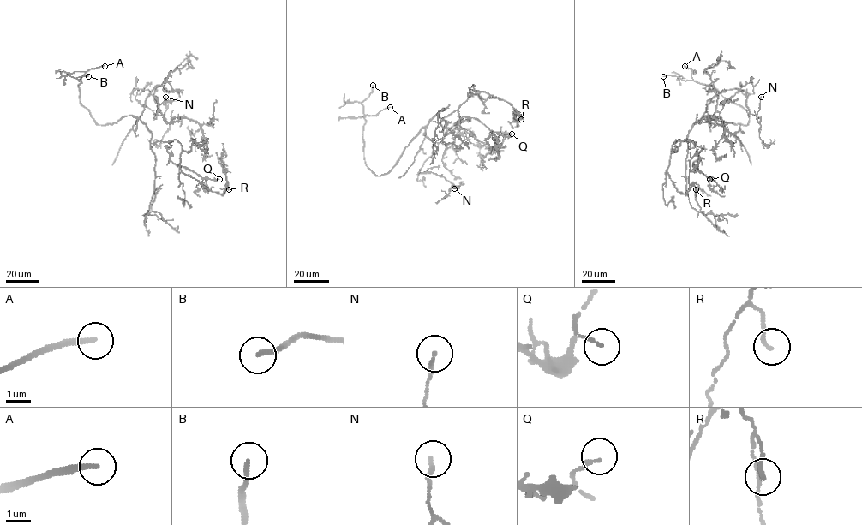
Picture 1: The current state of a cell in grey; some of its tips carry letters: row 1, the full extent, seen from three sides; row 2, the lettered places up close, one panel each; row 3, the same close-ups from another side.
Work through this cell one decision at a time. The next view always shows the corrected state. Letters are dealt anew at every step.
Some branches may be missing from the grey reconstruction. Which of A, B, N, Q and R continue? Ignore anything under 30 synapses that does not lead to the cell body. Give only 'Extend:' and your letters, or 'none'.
Extend: A, B

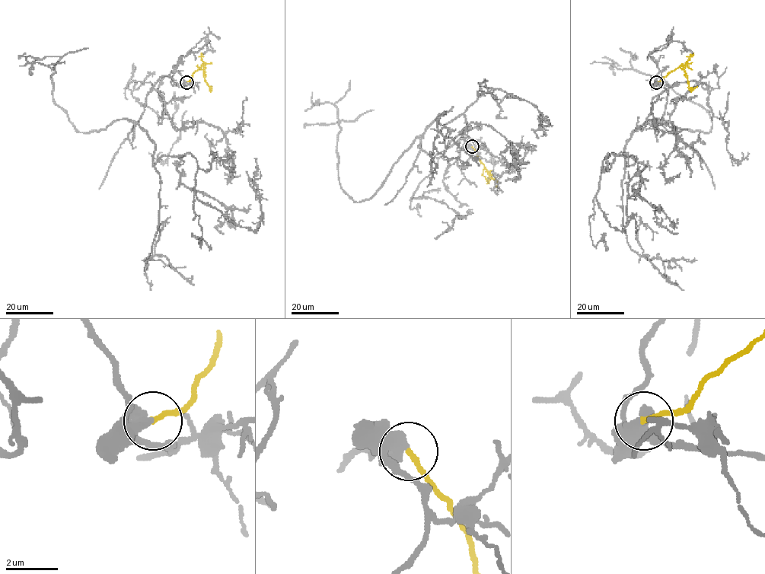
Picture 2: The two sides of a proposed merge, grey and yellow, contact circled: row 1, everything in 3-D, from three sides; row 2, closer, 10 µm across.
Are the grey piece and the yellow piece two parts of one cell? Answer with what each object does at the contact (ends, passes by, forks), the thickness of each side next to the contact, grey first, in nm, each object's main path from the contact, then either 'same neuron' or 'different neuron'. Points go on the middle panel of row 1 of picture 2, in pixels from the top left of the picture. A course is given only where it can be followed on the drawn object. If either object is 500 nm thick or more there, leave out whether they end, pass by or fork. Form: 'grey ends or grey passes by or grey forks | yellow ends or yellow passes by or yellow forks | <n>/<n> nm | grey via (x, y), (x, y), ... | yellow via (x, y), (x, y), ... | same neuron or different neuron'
grey ends | yellow ends | 480/180 nm | grey via (472, 146), (457, 151), (459, 140), (433, 157), (422, 138), (482, 86), (533, 104), (546, 117), (540, 127) | yellow via (472, 146), (490, 177), (497, 183), (497, 187) | same neuron

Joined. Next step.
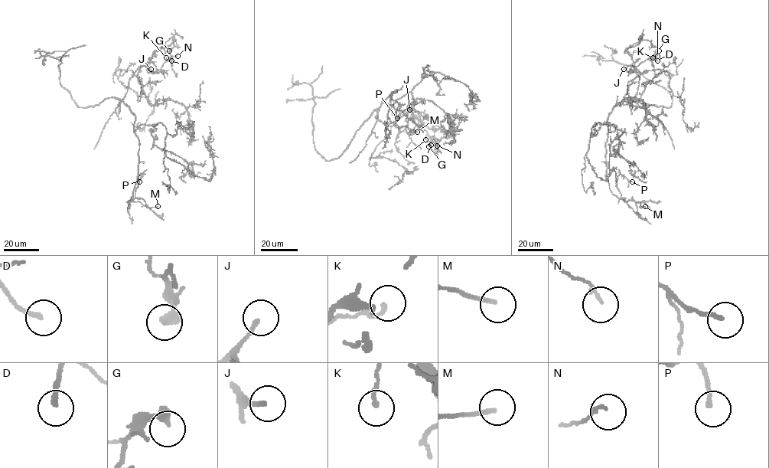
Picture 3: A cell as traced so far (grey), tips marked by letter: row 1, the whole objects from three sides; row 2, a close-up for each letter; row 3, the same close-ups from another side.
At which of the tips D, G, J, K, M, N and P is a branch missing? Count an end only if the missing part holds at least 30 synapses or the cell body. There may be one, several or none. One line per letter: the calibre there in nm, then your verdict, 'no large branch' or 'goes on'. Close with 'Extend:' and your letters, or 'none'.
D: 160 nm thick; no large branch
G: 360 nm thick; no large branch
J: 170 nm thick; goes on
K: 160 nm thick; no large branch
M: 160 nm thick; goes on
N: 140 nm thick; no large branch
P: 160 nm thick; goes on
Extend: J, M, P

